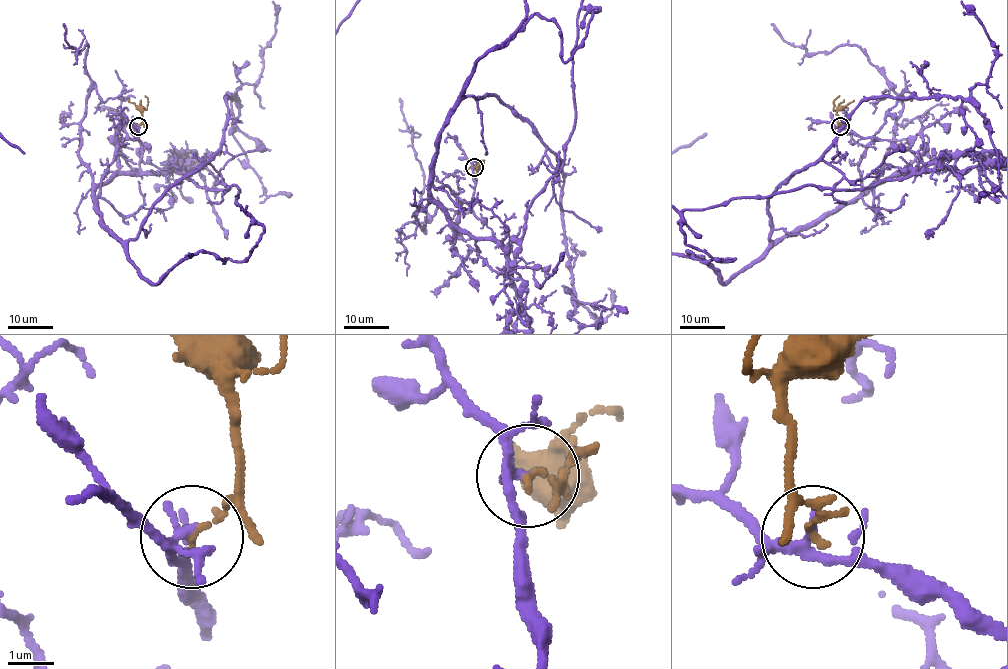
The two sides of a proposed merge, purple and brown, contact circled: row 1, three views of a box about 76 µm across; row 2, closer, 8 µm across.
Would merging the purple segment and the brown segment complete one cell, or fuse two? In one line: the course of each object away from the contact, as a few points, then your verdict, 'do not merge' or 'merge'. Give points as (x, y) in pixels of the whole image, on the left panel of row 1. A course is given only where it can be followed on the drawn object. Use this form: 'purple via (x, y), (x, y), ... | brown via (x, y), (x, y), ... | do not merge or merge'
brown via (138, 126), (142, 121), (141, 111), (147, 108), (148, 100), (145, 96) | do not merge

